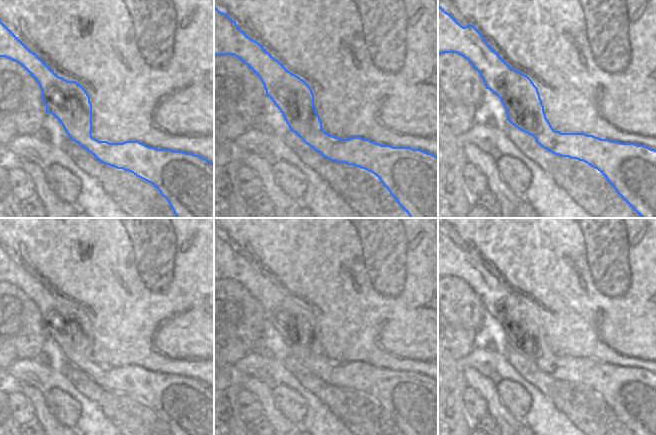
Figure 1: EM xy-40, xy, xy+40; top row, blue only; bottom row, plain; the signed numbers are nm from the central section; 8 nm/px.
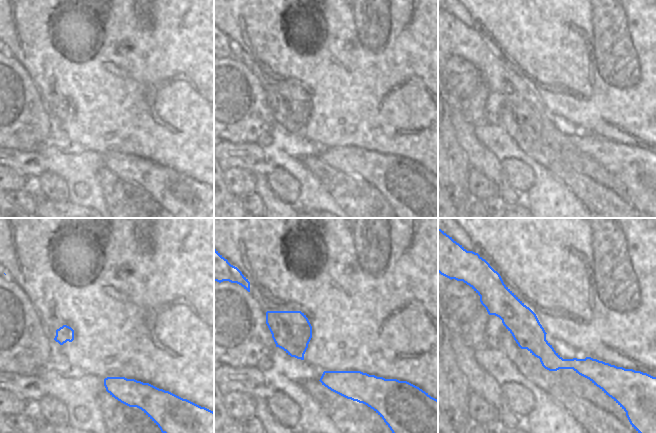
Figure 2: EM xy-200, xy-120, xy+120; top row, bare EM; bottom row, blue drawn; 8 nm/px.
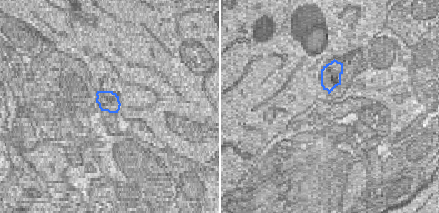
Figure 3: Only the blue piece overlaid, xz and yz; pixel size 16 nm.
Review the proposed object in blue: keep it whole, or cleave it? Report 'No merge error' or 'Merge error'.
No merge error.

